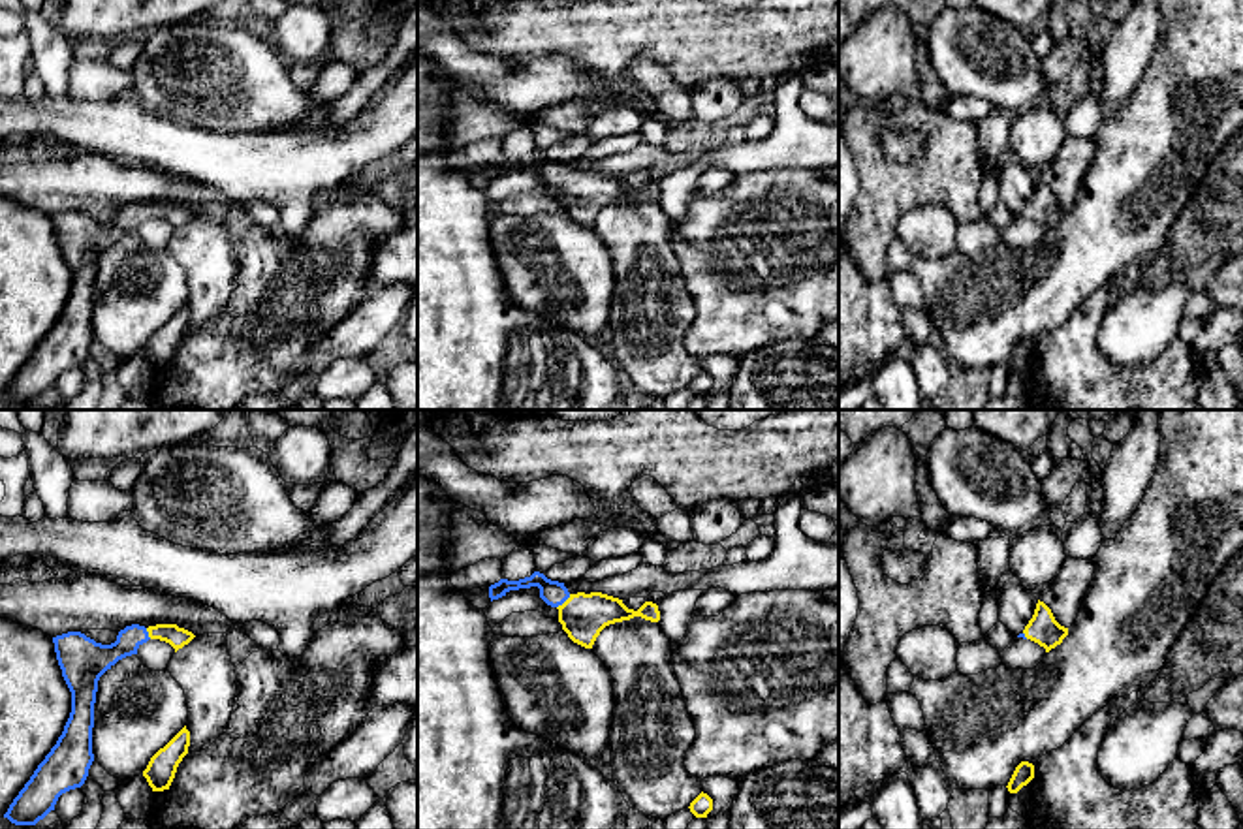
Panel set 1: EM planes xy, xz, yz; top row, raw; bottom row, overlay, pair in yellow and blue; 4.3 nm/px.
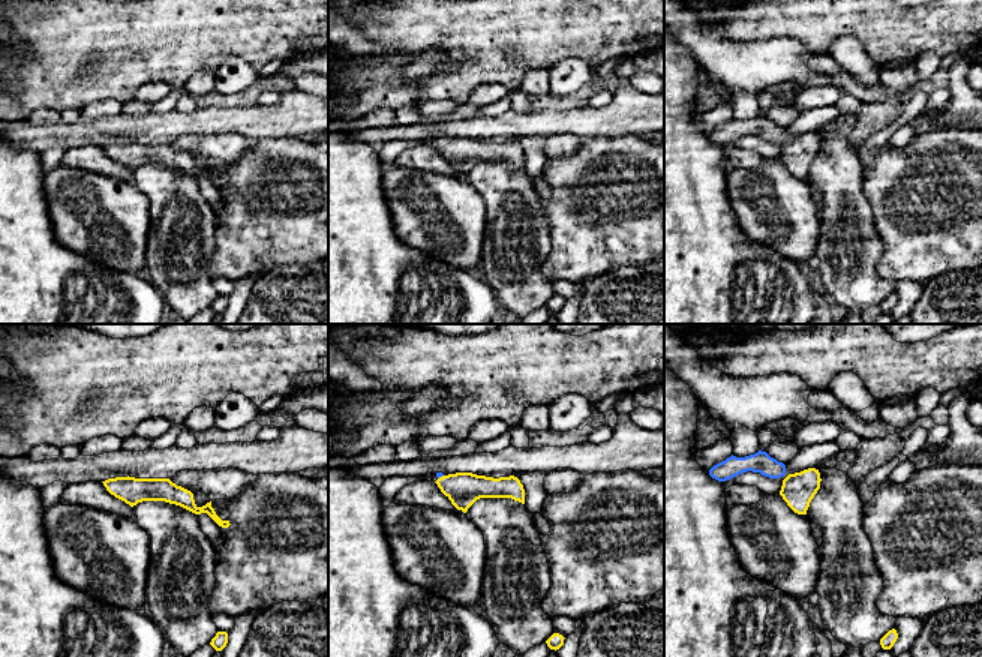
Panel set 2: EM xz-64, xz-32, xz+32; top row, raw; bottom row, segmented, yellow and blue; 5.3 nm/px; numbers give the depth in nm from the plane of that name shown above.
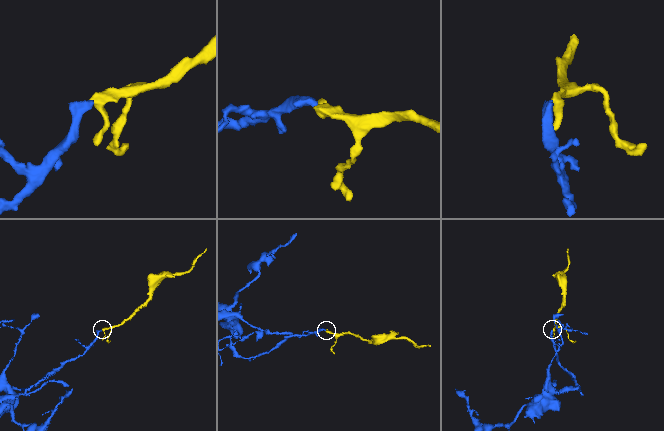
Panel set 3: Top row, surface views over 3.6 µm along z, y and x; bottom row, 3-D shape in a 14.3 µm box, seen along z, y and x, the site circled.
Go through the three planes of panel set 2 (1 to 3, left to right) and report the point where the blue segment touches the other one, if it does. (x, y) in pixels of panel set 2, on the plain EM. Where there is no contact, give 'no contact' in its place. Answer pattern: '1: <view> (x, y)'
1: no contact
2: xz-32 (440, 141)
3: no contact

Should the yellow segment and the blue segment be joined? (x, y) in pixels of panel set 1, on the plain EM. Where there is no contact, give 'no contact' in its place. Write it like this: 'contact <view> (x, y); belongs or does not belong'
contact xz (565, 181); belongs

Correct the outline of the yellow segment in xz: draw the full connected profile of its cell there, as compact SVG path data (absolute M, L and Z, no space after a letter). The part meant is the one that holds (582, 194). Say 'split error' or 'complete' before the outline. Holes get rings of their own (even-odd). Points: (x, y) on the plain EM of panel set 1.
split error; M534 150L530 156L519 160L500 158L489 165L489 177L493 180L506 175L510 169L530 165L538 165L540 177L547 184L559 188L559 201L562 203L562 209L574 222L585 227L592 227L600 211L609 203L630 199L634 196L641 196L651 201L660 199L658 184L653 180L645 180L637 190L634 190L628 188L622 179L602 171L570 173L564 162L551 160L540 150Z

